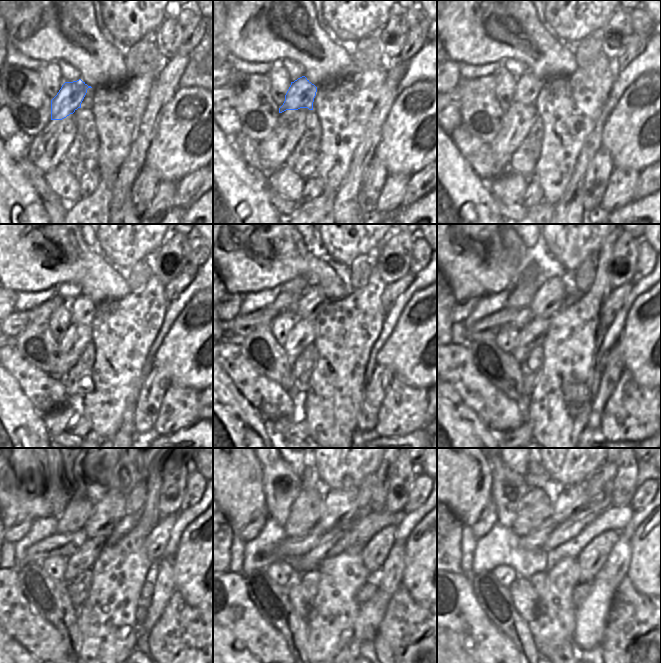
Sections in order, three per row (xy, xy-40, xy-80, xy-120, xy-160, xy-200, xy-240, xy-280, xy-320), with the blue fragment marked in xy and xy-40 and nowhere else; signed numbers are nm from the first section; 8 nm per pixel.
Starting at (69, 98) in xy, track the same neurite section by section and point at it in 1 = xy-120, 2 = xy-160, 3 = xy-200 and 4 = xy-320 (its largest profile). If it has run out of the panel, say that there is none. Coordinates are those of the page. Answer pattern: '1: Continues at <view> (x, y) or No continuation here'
1: Continues at xy-120 (82, 308)
2: Continues at xy-160 (312, 301)
3: Continues at xy-200 (547, 301)
4: Continues at xy-320 (567, 501)

